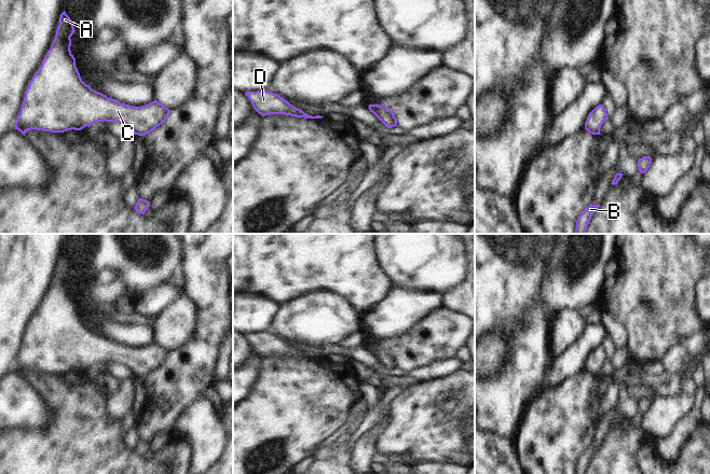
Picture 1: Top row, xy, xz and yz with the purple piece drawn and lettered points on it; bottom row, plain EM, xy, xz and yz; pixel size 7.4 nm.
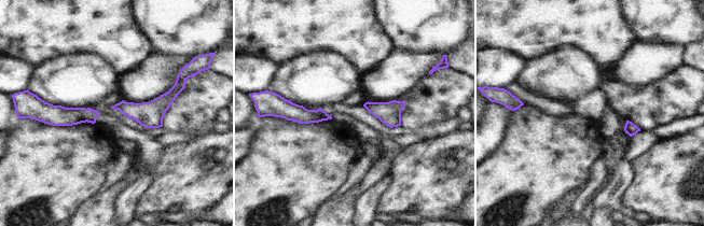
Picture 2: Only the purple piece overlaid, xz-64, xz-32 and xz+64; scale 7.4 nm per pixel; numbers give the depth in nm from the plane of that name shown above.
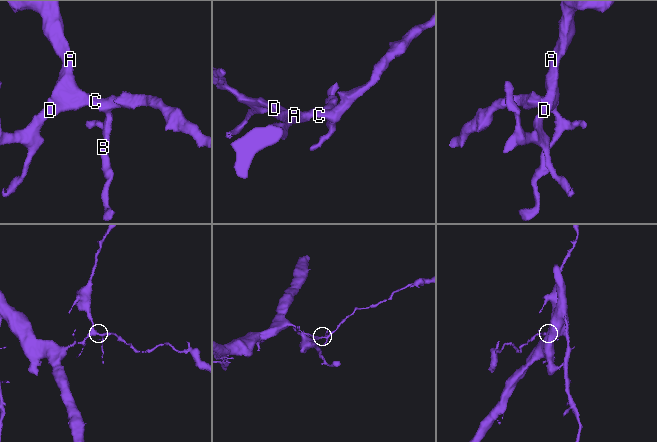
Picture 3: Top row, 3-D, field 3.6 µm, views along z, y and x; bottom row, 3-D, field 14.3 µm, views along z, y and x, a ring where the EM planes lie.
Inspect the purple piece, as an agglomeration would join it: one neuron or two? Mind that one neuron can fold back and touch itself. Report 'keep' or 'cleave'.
keep

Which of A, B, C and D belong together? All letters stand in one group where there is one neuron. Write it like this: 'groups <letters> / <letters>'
groups A B C D

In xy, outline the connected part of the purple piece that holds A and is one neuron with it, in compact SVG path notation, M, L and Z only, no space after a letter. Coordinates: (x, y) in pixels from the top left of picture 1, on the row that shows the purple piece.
M64 11L55 39L43 59L41 67L35 73L25 92L25 98L15 122L15 129L24 136L28 130L37 129L51 133L81 130L97 122L122 122L133 129L134 135L145 136L162 125L170 110L156 100L141 107L121 103L108 98L86 85L76 67L76 58L71 54L71 36L74 32L70 17Z

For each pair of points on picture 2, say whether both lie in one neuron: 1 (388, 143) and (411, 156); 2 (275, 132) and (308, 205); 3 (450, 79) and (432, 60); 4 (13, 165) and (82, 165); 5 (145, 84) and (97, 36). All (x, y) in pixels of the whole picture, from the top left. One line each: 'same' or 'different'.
1: different
2: same
3: different
4: same
5: different

